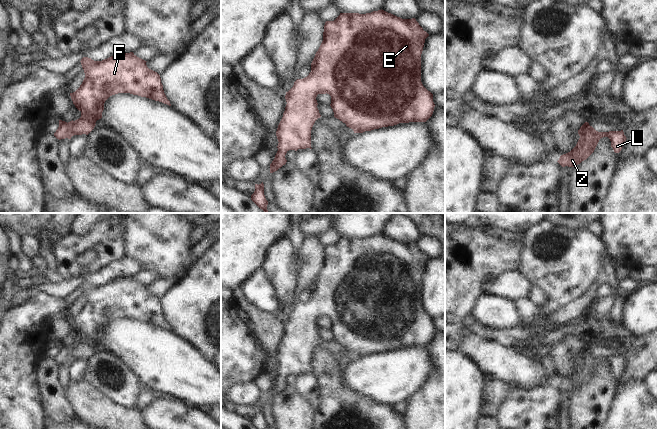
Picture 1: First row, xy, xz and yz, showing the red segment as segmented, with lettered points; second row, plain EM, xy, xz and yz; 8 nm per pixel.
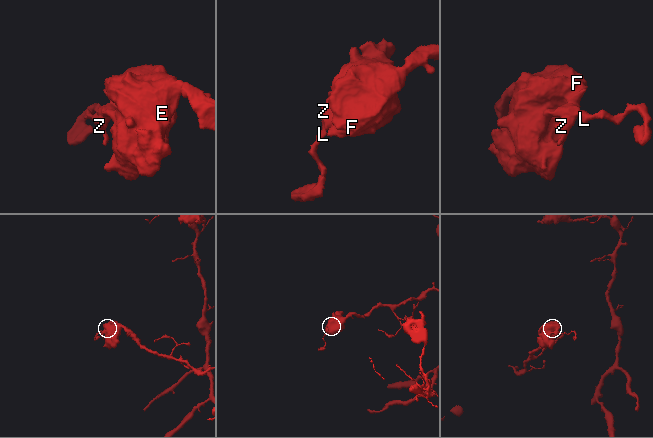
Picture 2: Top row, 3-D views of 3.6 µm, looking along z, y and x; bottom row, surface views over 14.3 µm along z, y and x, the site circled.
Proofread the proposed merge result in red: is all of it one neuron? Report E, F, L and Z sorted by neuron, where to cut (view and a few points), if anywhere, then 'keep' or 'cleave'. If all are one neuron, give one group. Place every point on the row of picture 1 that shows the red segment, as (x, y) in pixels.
E F L Z | no cut | keep

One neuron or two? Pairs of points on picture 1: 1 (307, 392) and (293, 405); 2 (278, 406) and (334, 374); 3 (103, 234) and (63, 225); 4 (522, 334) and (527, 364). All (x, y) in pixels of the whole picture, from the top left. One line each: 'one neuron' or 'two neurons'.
1: two neurons
2: two neurons
3: two neurons
4: two neurons

